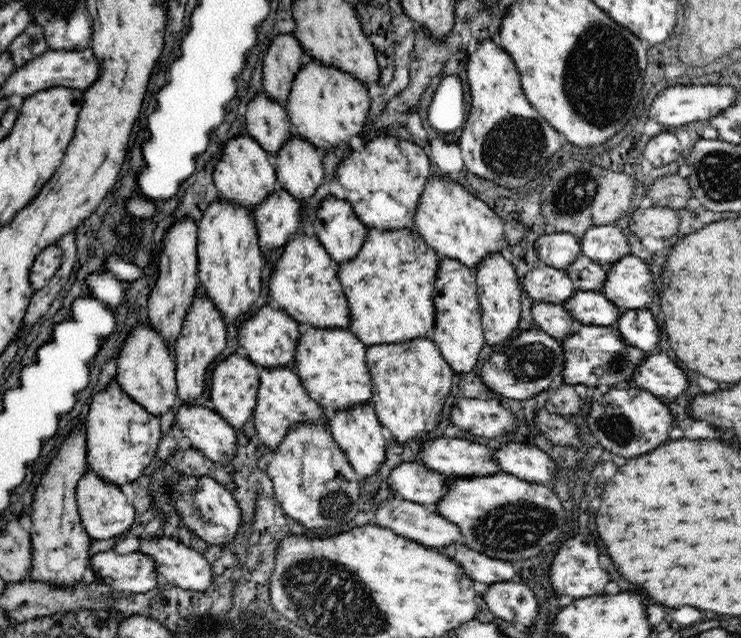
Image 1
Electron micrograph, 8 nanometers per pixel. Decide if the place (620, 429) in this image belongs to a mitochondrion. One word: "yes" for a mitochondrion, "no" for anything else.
yes

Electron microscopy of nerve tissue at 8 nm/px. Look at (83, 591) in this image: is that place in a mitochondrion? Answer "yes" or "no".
yes

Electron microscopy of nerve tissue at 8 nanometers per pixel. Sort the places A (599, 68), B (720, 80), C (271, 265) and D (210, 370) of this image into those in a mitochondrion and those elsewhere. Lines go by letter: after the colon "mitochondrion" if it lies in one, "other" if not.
A: mitochondrion
B: other
C: other
D: other

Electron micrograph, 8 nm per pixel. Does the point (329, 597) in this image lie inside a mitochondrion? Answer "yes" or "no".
yes

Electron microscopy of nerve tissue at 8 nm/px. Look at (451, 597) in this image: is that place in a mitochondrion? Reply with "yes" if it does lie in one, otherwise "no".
no

